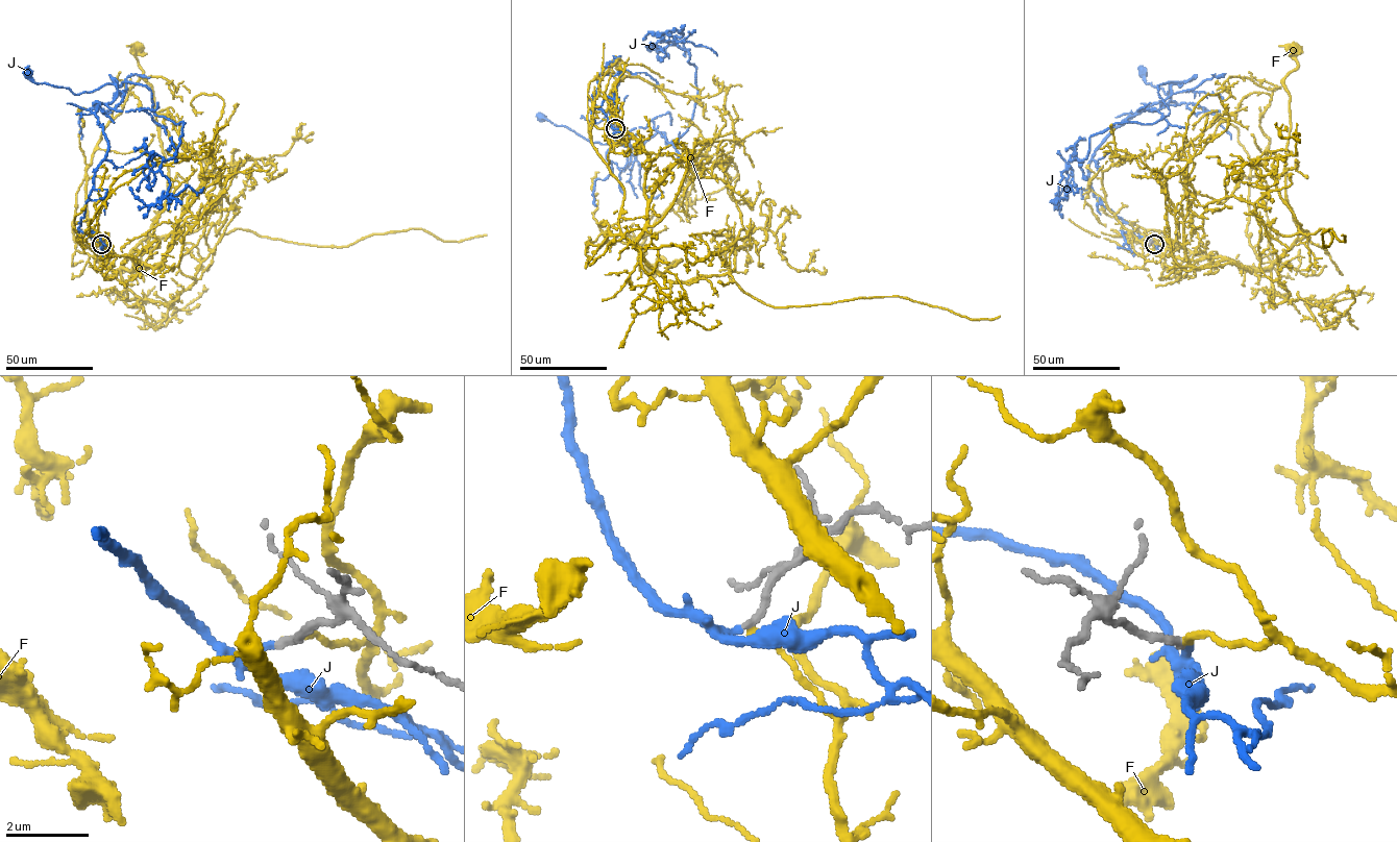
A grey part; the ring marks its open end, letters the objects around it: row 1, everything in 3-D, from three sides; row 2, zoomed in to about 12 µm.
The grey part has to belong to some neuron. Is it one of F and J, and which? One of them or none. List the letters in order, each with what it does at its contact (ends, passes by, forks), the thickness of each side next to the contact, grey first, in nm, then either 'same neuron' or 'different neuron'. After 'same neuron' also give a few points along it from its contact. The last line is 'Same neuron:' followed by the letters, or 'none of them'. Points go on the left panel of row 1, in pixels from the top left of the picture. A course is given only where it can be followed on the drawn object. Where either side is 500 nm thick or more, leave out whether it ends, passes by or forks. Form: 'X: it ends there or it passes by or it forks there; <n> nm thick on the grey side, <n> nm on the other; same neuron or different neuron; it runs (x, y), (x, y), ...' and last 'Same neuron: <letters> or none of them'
F: it ends there; 200 nm thick on the grey side, 140 nm on the other; different neuron
J: it forks there; 190 nm thick on the grey side, 120 nm on the other; same neuron; it runs (101, 243), (78, 228), (107, 148), (95, 112), (117, 88), (106, 83), (74, 94), (27, 74)
Same neuron: J

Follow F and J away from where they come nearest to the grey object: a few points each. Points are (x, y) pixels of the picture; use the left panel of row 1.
F: (102, 243), (132, 256), (130, 270), (123, 264), (167, 198), (153, 95), (135, 48)
J: (101, 243), (78, 228), (107, 148), (95, 112), (117, 88), (106, 83), (74, 94), (27, 74)

